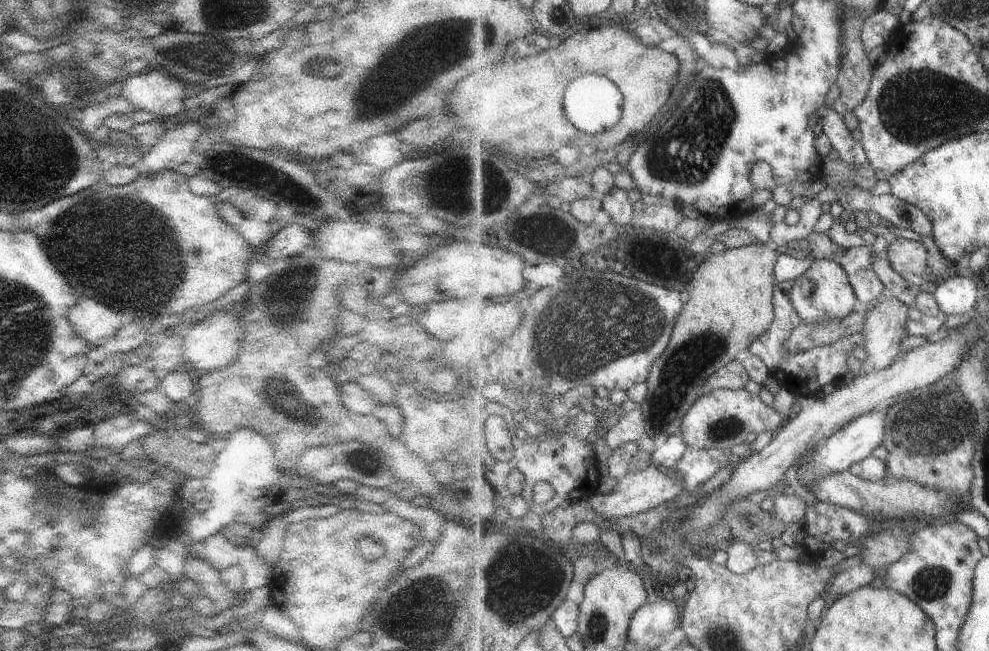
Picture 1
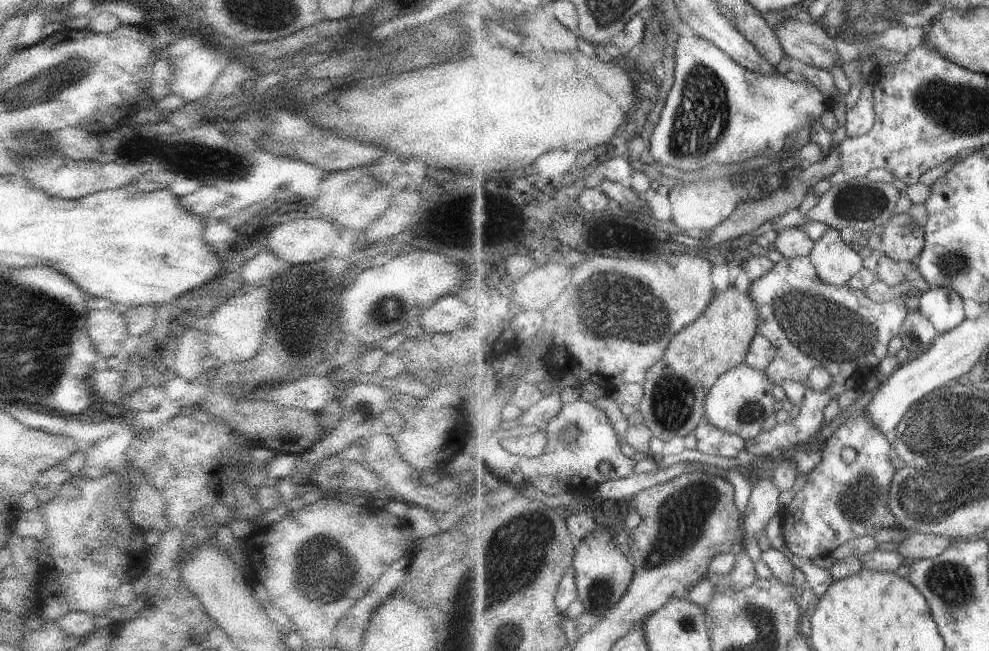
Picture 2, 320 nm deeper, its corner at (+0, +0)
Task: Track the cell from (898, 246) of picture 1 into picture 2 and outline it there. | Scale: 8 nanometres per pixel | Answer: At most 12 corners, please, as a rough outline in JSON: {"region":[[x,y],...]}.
{"region":[[908,214],[884,225],[879,251],[911,262],[926,246],[926,230]]}

